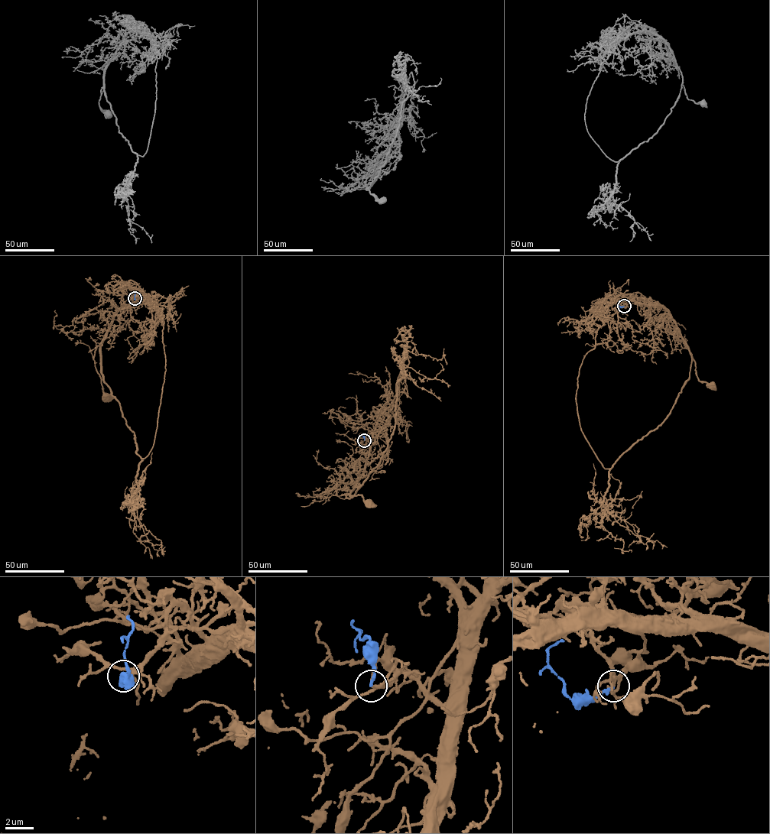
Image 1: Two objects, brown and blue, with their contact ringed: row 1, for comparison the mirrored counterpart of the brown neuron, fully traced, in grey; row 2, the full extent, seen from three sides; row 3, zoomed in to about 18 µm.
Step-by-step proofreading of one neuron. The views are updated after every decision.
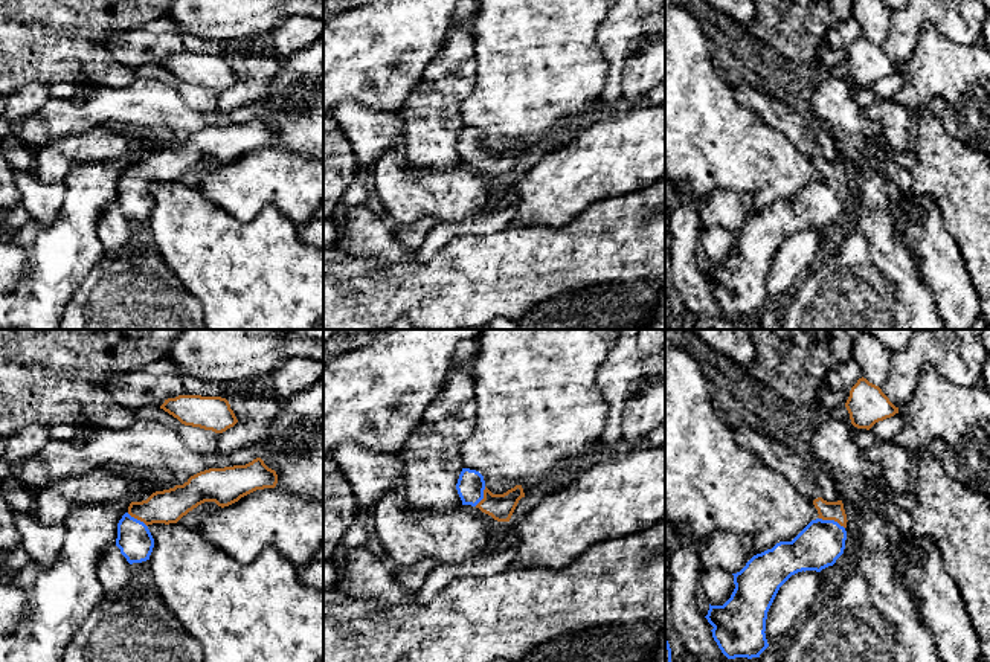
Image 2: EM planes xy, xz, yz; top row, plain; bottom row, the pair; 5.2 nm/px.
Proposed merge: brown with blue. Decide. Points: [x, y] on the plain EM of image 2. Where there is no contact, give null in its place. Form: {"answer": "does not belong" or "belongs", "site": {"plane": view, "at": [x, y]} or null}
{"answer": "belongs", "site": {"plane": "yz", "at": [832, 177]}}

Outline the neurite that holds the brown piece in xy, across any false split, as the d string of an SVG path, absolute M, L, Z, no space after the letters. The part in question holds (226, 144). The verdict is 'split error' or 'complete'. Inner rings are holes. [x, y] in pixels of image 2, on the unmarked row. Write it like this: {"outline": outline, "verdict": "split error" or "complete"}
{"outline": "M261 116L253 117L246 124L233 124L224 127L209 127L191 134L183 143L174 146L156 149L146 159L131 160L128 169L117 182L116 204L130 223L149 218L154 206L154 197L148 188L153 182L177 182L183 174L204 160L215 160L224 166L241 156L264 146L275 146L278 142L278 133L268 127Z", "verdict": "split error"}

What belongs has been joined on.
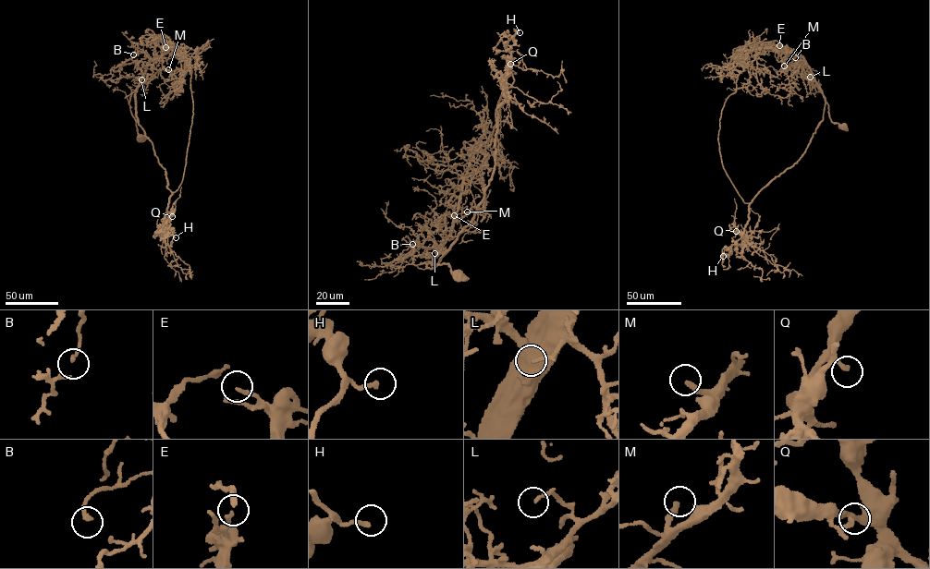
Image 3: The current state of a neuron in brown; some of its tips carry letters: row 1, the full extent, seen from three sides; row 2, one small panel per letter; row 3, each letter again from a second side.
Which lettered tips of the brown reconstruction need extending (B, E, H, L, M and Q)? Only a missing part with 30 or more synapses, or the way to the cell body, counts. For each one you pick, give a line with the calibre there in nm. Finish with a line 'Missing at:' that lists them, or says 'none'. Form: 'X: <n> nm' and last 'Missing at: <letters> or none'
M: 240 nm
Missing at: M

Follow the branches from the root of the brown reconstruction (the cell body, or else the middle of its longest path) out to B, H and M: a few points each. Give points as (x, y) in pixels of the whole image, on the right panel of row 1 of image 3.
B: (842, 126), (832, 122), (827, 102), (807, 63), (801, 55), (793, 53), (796, 52), (795, 57)
H: (842, 126), (832, 122), (820, 89), (823, 119), (805, 152), (754, 196), (743, 235), (723, 256)
M: (842, 126), (832, 122), (827, 102), (802, 57), (798, 54), (788, 54), (788, 65), (784, 66)

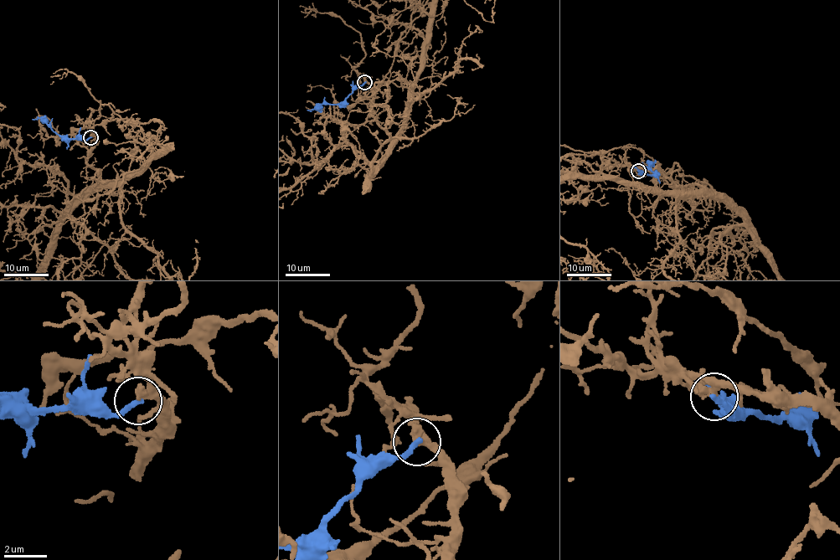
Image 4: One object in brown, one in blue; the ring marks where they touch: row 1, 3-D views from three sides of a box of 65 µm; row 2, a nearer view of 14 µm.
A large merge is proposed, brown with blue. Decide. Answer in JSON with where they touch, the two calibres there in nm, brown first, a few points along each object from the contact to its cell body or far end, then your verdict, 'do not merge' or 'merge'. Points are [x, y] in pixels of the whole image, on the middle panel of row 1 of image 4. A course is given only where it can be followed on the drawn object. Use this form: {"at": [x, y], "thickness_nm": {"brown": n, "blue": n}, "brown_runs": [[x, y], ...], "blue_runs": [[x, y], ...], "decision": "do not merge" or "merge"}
{"at": [364, 82], "thickness_nm": {"brown": 340, "blue": 240}, "blue_runs": [[365, 82], [342, 102], [306, 110]], "decision": "do not merge"}

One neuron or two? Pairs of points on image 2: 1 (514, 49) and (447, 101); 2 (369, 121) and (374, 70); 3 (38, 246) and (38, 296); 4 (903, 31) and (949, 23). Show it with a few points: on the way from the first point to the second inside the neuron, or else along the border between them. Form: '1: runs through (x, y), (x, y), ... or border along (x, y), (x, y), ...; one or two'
1: border along (475, 43), (475, 89), (464, 99), (461, 113); two
2: border along (339, 104), (359, 101), (392, 112); two
3: runs through (38, 258), (38, 284); one
4: runs through (914, 20), (917, 17), (938, 17); one

